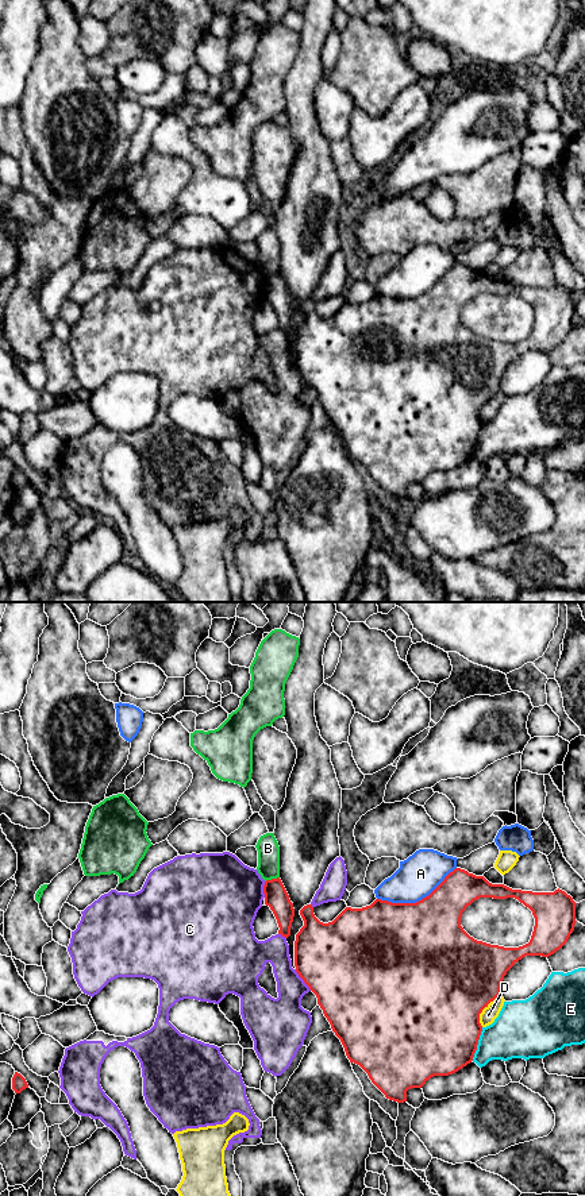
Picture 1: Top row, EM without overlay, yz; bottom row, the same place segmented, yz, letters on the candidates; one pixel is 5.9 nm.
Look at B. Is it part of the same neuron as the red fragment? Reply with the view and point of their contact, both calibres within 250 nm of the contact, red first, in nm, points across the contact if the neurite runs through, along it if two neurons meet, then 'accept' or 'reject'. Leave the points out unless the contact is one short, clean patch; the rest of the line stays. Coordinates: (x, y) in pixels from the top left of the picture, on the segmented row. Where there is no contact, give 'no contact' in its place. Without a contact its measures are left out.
contact yz (272, 879); calibres 140 and 130 nm; border yz (278, 876), (265, 882); reject

